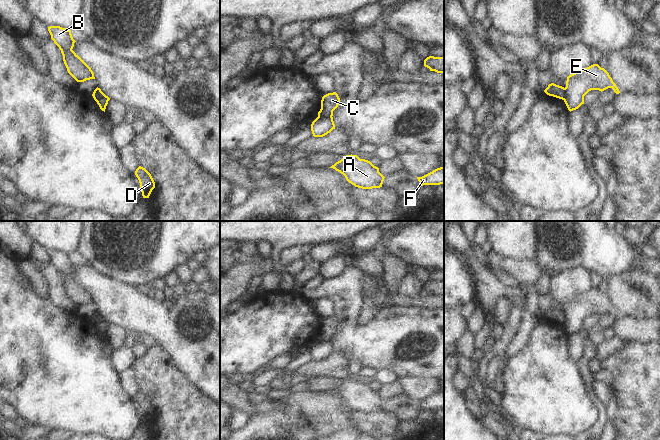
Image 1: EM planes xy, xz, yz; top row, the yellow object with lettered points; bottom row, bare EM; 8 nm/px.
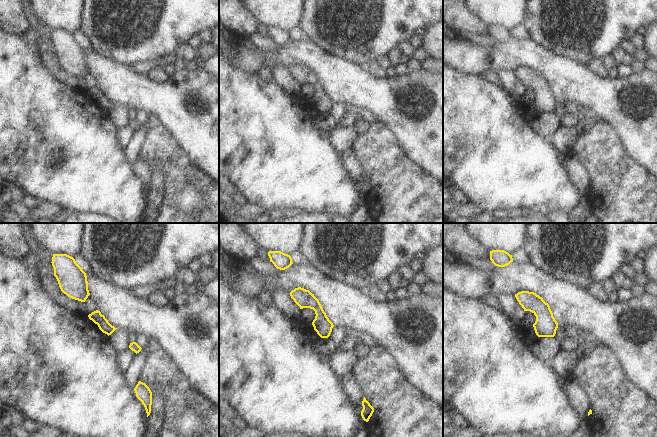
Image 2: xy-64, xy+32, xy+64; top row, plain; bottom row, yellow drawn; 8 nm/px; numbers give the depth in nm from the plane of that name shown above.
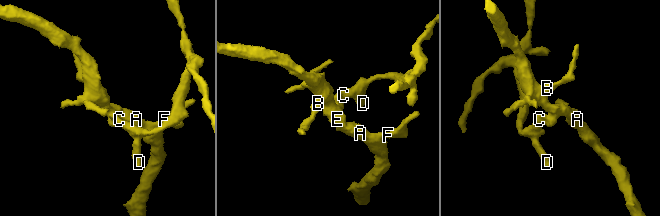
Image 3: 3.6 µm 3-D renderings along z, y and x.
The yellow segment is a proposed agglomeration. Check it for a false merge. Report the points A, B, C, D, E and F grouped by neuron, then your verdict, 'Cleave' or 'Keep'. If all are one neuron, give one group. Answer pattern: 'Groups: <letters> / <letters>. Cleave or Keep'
Groups: A B E F / C D. Cleave

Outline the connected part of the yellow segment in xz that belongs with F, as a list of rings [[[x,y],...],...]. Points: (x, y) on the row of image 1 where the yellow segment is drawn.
[[[444,167],[437,168],[422,177],[417,177],[417,179],[421,186],[444,184]]]

